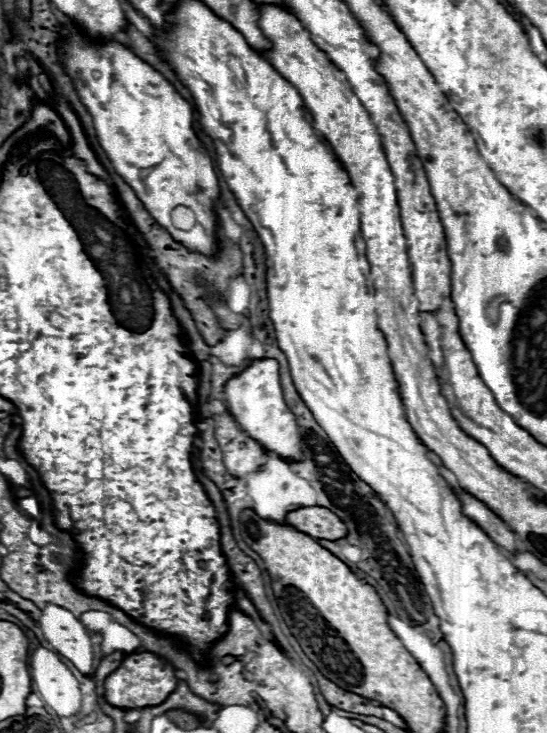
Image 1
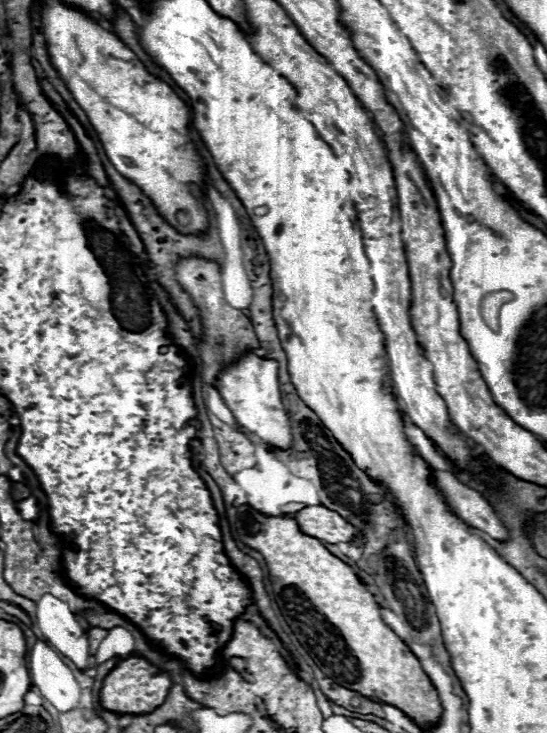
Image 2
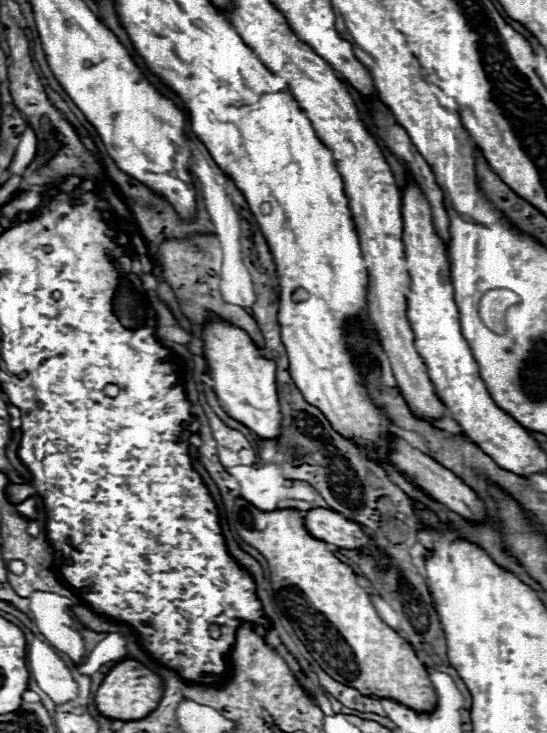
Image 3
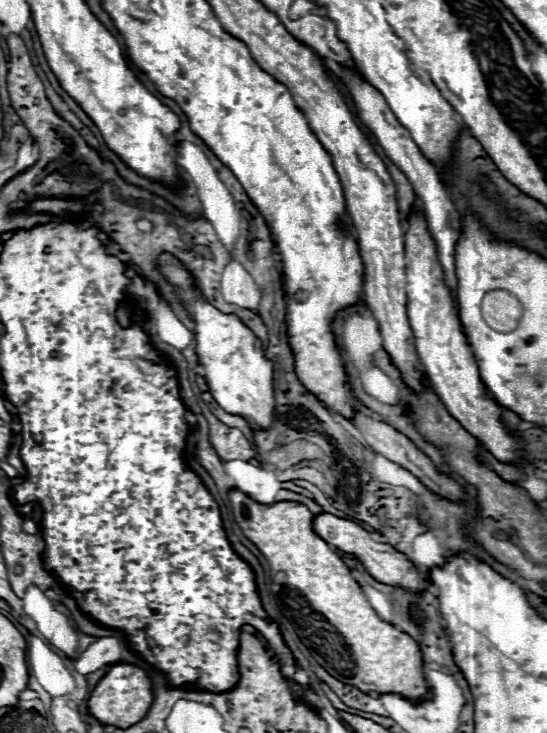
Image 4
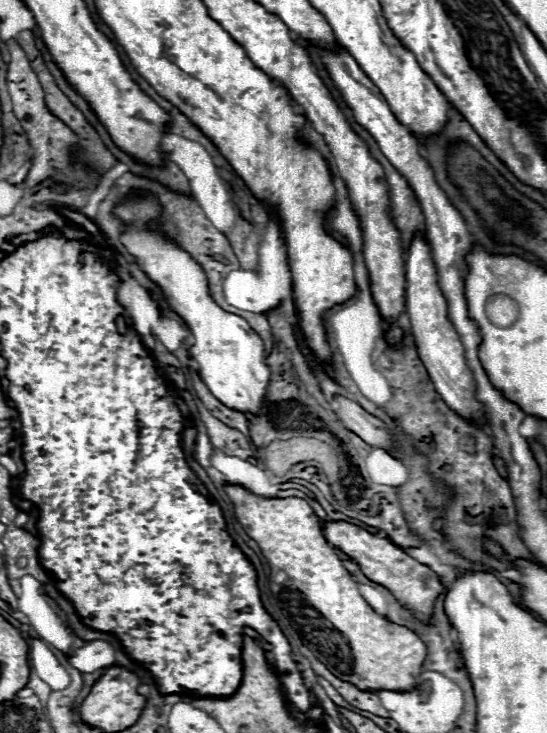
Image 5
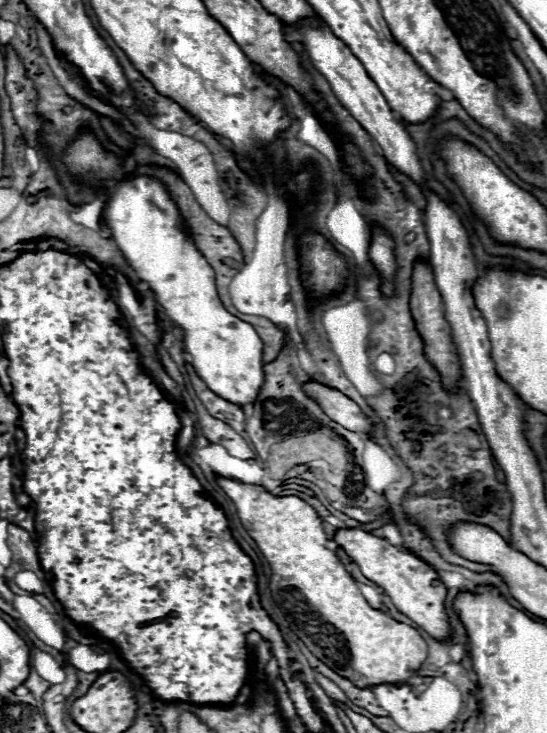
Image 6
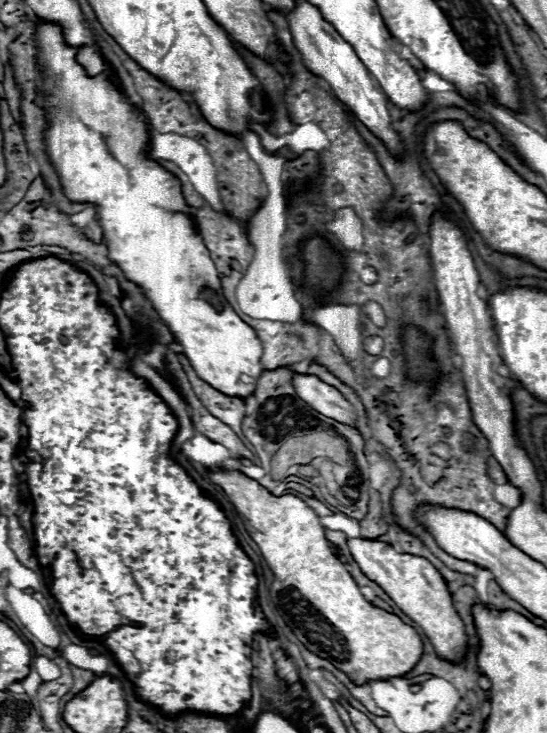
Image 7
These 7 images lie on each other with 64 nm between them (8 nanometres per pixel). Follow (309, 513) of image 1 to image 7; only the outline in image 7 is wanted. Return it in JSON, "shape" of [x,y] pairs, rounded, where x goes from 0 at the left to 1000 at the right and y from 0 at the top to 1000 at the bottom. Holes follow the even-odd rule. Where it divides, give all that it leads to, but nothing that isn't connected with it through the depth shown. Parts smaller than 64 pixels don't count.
{"shape":[[[633,734],[633,742],[658,778],[680,794],[687,794],[750,846],[757,846],[775,859],[775,865],[793,879],[801,895],[826,900],[834,881],[852,887],[856,870],[848,865],[848,851],[826,827],[823,805],[812,789],[804,786],[804,780],[779,761],[753,759],[753,756],[728,756],[713,742],[695,737]]]}

